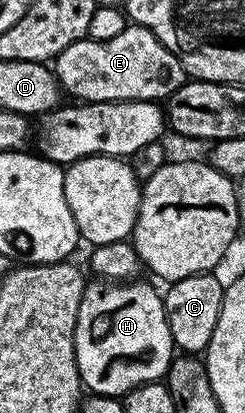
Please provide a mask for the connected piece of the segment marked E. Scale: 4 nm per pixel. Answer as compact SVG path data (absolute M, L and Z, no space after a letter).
M129 24L114 40L94 40L93 38L80 38L70 48L66 48L54 60L56 79L60 82L60 89L65 95L73 94L73 99L80 102L129 102L130 100L146 100L155 102L167 100L186 81L184 66L170 52L170 48L163 46L145 26Z

